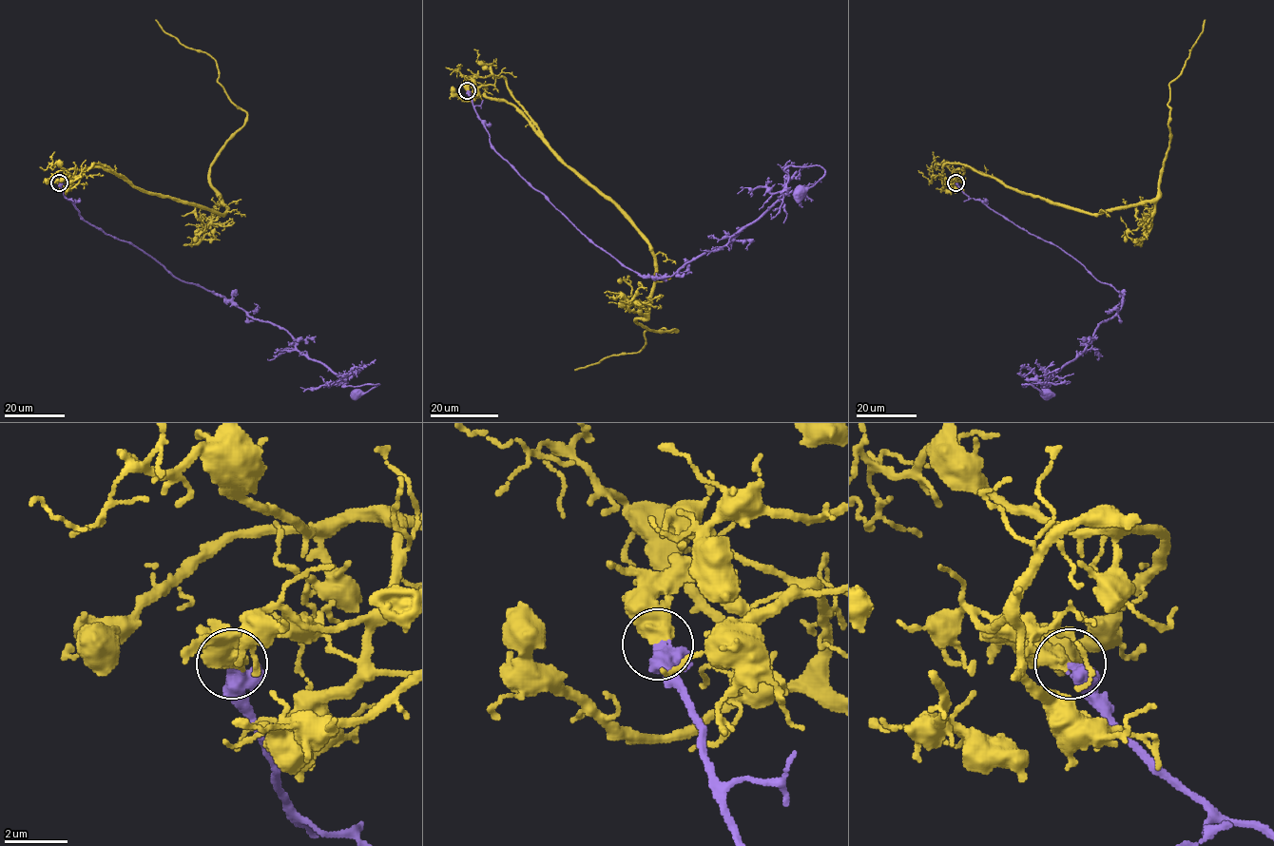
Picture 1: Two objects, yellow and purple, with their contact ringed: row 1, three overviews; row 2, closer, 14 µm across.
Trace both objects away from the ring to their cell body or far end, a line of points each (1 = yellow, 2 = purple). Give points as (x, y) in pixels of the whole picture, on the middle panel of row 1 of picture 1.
1: (467, 90), (479, 82), (516, 108), (648, 245), (649, 312), (635, 320), (677, 331), (574, 370)
2: (467, 90), (491, 144), (641, 276), (727, 245), (781, 197), (784, 169), (820, 165), (800, 193)

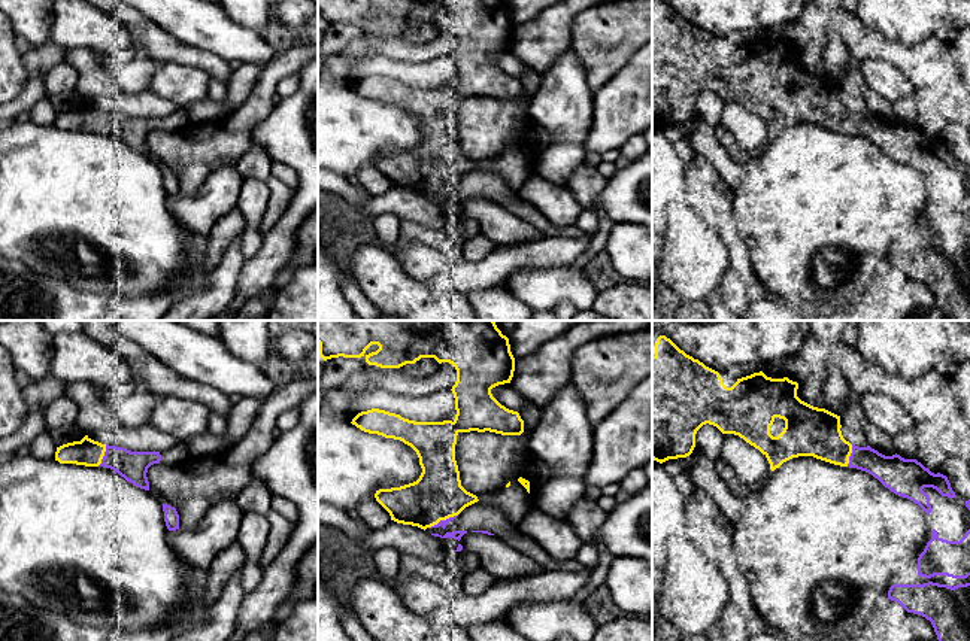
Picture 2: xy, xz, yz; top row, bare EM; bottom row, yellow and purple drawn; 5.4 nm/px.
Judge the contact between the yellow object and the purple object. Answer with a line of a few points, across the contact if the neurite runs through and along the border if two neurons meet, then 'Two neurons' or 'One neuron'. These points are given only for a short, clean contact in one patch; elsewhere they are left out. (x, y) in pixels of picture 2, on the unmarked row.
Two neurons

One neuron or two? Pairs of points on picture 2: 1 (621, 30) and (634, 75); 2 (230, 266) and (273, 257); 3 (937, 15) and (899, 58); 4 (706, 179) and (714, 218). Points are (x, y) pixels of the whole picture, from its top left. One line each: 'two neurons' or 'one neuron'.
1: two neurons
2: two neurons
3: two neurons
4: one neuron

